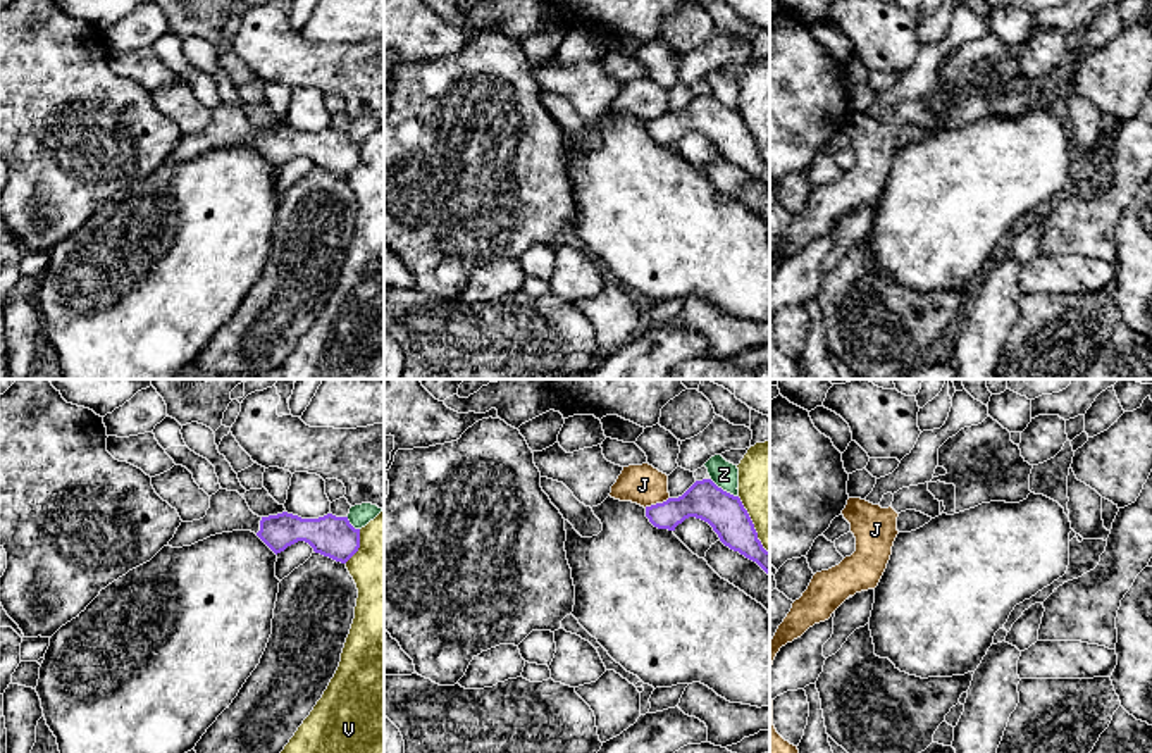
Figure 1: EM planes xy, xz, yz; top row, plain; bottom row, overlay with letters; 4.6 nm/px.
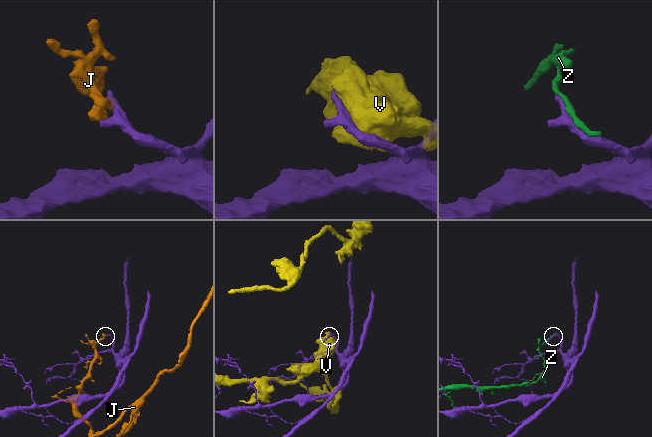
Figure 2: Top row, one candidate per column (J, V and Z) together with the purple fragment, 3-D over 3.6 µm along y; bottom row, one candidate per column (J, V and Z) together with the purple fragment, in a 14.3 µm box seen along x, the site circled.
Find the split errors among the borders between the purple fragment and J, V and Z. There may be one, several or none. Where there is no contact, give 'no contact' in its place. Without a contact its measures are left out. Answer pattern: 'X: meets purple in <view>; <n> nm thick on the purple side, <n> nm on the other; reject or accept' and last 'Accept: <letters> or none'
J: meets purple in xz; 180 nm thick on the purple side, 190 nm on the other; reject
V: meets purple in xy; 190 nm thick on the purple side, 300 nm on the other; reject
Z: meets purple in xz; 180 nm thick on the purple side, 120 nm on the other; reject
Accept: none

